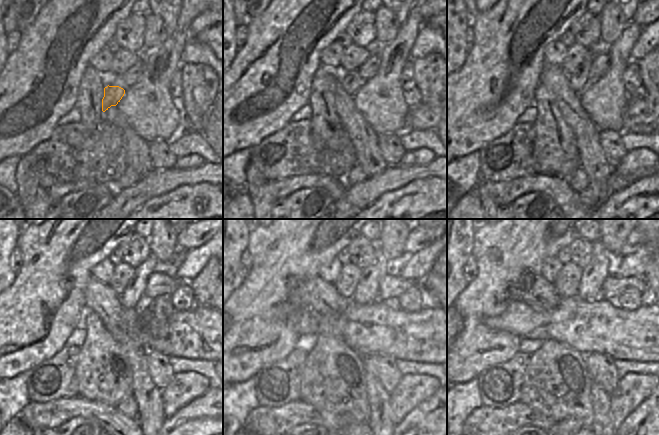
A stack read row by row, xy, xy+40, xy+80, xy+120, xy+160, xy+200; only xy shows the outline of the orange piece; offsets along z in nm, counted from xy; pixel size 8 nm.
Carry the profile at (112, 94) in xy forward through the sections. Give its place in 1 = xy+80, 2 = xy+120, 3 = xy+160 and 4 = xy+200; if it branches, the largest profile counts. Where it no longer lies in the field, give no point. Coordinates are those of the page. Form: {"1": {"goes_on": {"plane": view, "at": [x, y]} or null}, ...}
{"1": {"goes_on": {"plane": "xy+80", "at": [578, 80]}}, "2": {"goes_on": {"plane": "xy+120", "at": [133, 299]}}, "3": {"goes_on": {"plane": "xy+160", "at": [366, 291]}}, "4": {"goes_on": {"plane": "xy+200", "at": [590, 288]}}}

